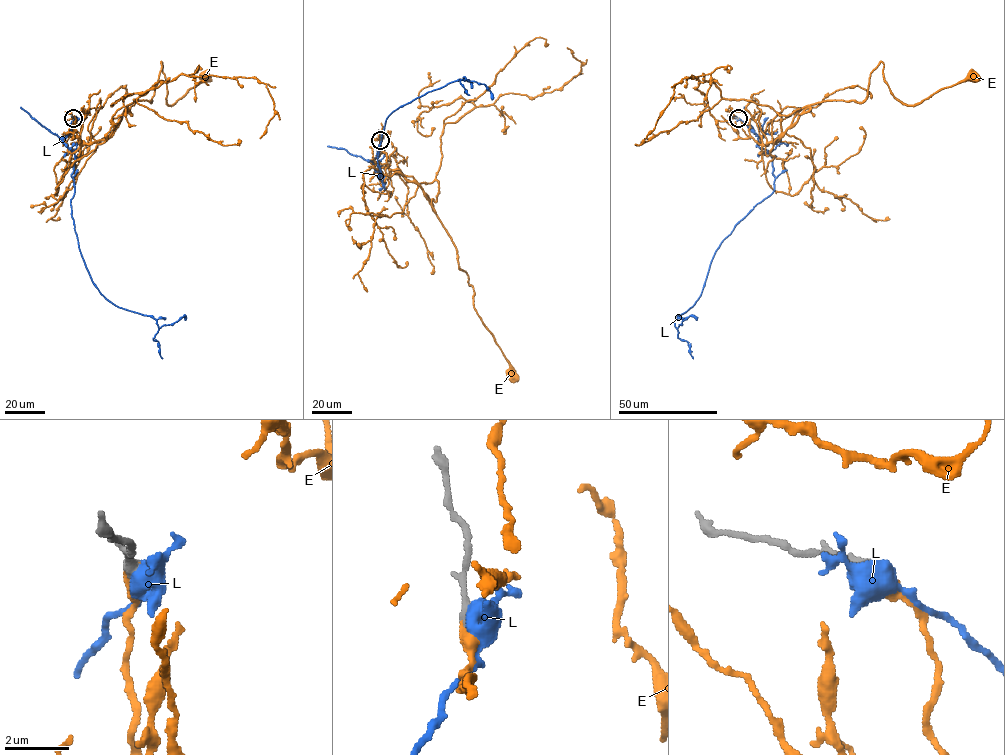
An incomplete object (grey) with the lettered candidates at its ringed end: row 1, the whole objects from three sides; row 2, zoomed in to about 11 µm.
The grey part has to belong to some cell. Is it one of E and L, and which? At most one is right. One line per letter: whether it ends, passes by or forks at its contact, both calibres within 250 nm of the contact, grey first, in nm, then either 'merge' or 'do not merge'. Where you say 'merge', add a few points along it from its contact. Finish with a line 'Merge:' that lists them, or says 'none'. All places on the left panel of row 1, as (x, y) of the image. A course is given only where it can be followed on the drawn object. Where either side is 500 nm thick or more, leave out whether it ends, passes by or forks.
E: it ends | 400/440 nm | merge | via (73, 118), (79, 144), (107, 139), (127, 105), (151, 102), (161, 61), (169, 105), (205, 76)
L: 400/550 nm | do not merge
Merge: E

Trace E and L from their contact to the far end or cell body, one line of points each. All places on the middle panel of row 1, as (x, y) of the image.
E: (380, 140), (387, 165), (420, 186), (450, 238), (458, 267), (474, 290), (476, 310), (512, 375)
L: (380, 140), (370, 161), (377, 164), (379, 177), (378, 148), (393, 111), (465, 77), (460, 81), (469, 95)

